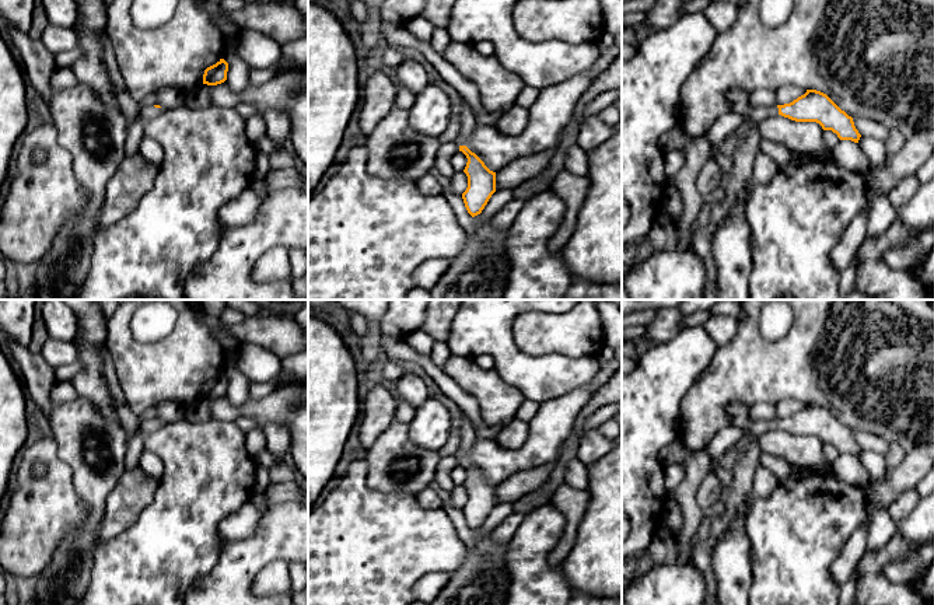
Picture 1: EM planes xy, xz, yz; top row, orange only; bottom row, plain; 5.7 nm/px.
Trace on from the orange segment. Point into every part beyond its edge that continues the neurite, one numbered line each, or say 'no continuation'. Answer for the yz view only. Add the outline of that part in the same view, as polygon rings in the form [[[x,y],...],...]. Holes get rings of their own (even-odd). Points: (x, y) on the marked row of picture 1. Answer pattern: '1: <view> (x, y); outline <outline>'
1: yz (740, 101); outline [[[728,91],[727,98],[732,106],[732,112],[741,113],[746,120],[762,122],[770,116],[779,115],[776,106],[756,106],[751,105],[751,95],[746,91]]]

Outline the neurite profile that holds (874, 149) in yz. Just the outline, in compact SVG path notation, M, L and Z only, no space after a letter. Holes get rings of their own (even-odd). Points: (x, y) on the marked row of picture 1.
M861 136L858 144L870 161L870 168L885 165L888 157L885 141Z

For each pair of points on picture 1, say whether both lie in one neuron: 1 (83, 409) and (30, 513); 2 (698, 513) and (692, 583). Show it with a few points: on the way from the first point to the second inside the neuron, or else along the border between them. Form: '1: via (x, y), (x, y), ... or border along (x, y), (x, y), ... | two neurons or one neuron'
1: border along (51, 433), (56, 455), (70, 469), (73, 488) | two neurons
2: border along (689, 563), (656, 565) | two neurons

